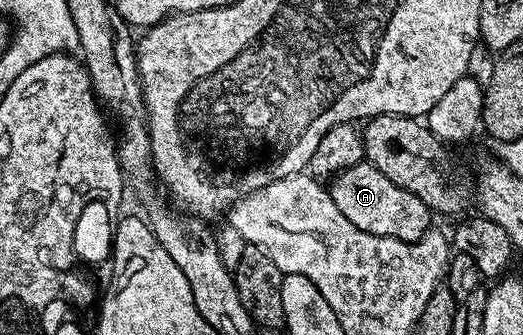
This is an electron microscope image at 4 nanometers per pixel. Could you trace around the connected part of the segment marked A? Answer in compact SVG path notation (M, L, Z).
M367 160L343 170L329 183L328 189L336 208L340 208L340 212L344 212L344 216L348 216L348 220L352 220L356 228L369 234L419 242L431 229L432 211L420 197L392 183Z

